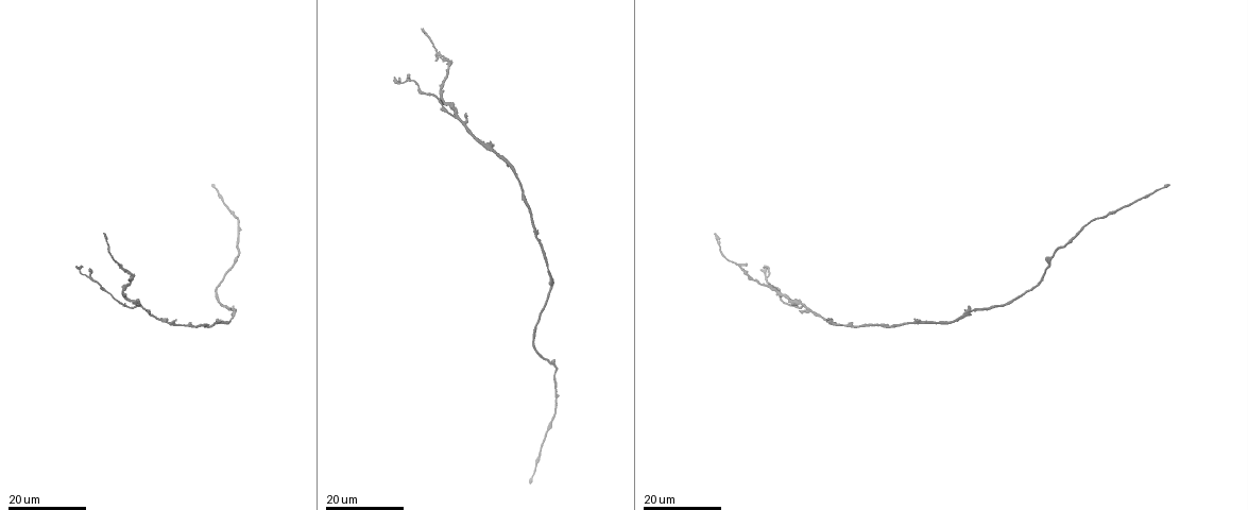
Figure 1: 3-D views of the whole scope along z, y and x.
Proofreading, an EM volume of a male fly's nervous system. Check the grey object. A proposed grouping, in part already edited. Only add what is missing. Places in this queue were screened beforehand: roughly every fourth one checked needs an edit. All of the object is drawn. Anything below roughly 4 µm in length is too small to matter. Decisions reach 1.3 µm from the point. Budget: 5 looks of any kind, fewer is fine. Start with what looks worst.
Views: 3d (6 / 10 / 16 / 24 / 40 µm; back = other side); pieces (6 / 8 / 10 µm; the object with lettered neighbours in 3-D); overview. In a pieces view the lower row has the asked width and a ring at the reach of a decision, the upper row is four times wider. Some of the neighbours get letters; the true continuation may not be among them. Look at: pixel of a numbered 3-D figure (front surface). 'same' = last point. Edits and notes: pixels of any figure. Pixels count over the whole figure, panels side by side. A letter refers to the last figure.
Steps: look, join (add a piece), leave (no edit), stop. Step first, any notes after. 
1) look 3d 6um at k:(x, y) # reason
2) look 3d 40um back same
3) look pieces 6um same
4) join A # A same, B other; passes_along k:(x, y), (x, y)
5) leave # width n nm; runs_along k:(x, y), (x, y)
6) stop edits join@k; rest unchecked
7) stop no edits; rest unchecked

look 3d 16um at 1:(102, 234) # branch stops here

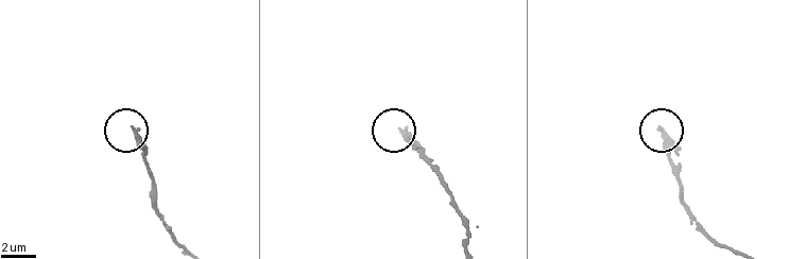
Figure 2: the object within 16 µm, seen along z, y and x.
look pieces 10um at 2:(660, 127)

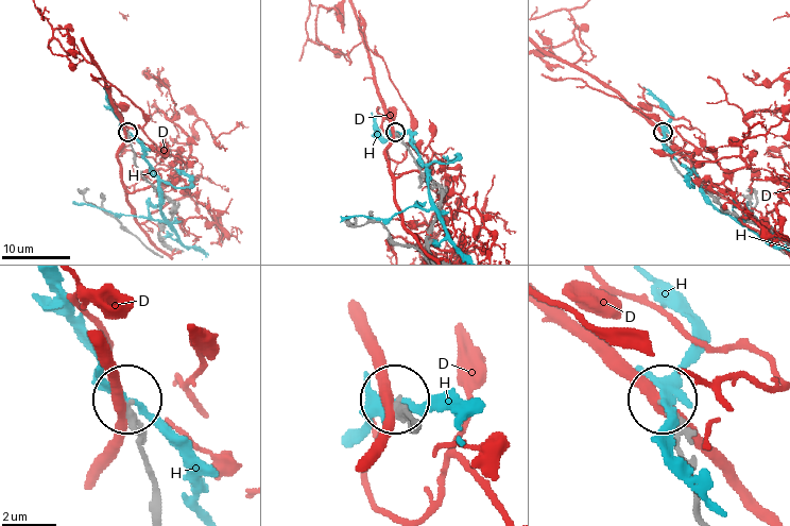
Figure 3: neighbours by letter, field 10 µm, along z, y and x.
leave # D other, H other; runs_along 3:(154, 511), (140, 429), (130, 404); none of them fits

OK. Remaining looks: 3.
look 3d 16um at 1:(406, 75) # an open end

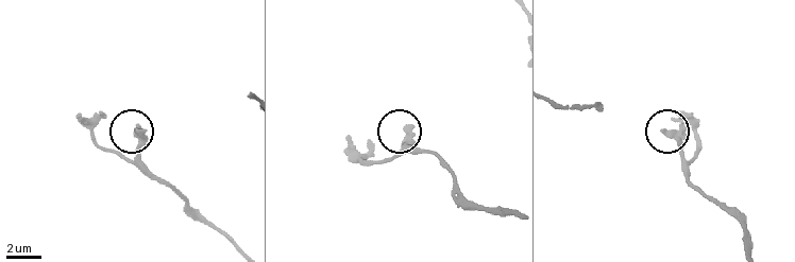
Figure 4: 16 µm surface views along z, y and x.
look pieces 6um at 4:(410, 128) # what lies round it

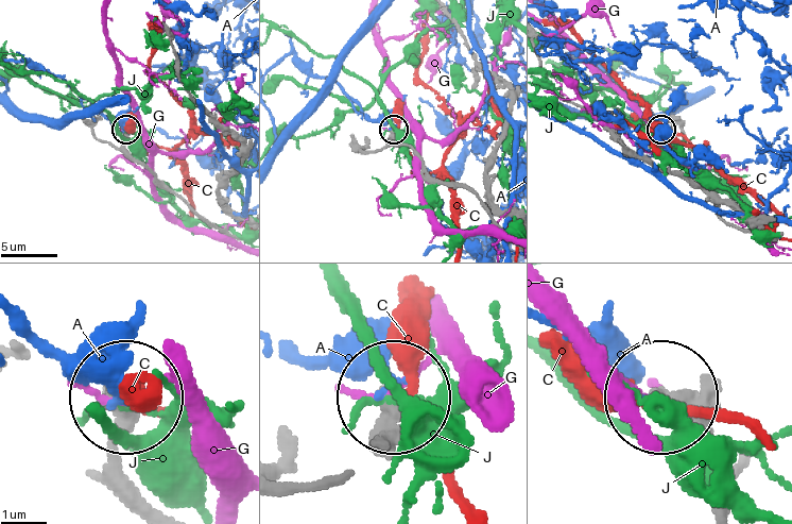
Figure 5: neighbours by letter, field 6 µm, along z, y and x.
leave # A other, C other, G other, J other; no lettered piece goes on from it

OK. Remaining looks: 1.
stop no edits; rest unchecked

